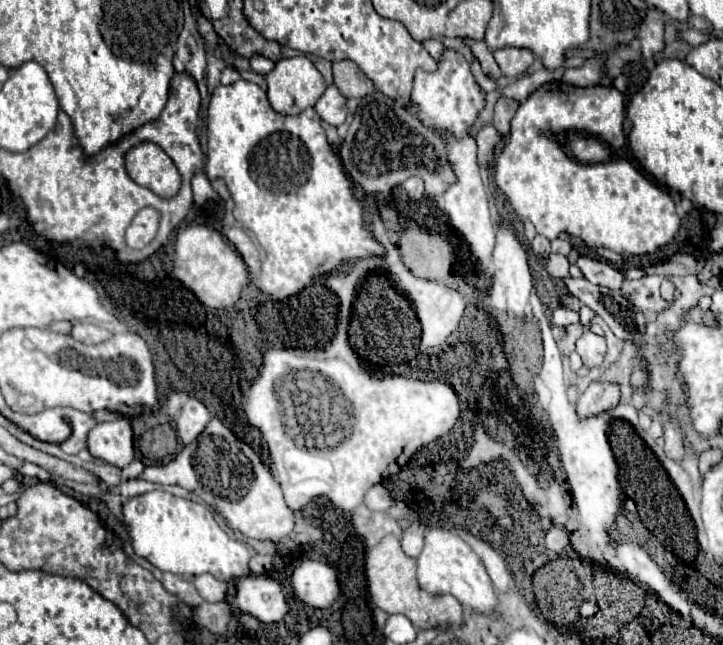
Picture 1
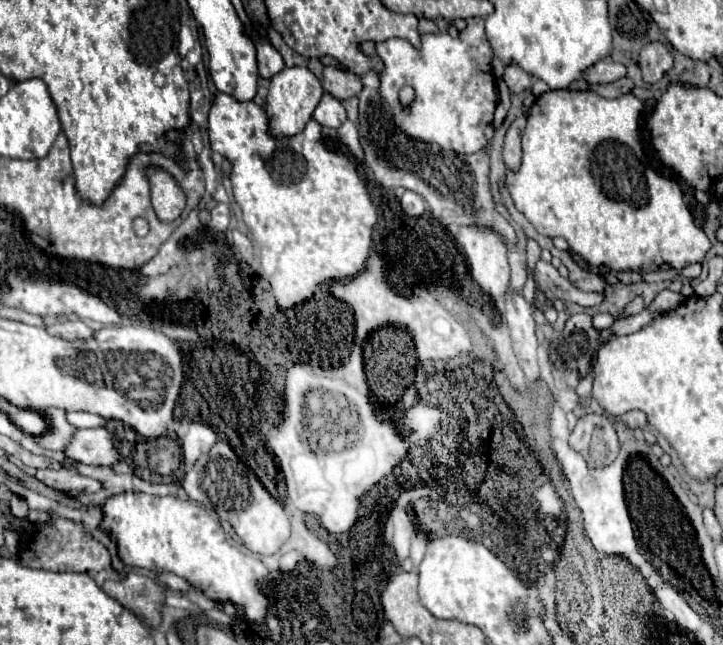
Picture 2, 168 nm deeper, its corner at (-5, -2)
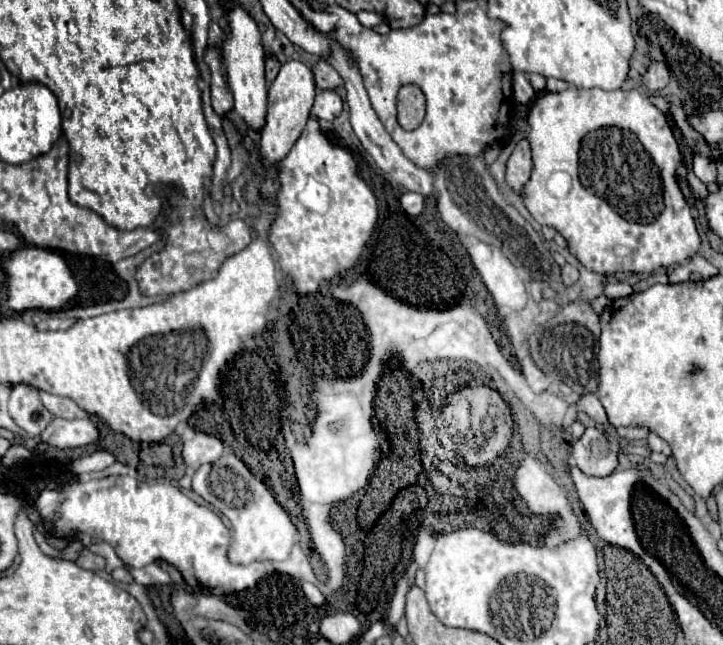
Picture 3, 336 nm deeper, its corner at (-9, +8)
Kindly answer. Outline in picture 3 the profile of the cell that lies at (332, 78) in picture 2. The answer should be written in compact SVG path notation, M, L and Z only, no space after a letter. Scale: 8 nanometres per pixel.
M319 59L317 65L313 67L313 77L315 77L315 87L317 89L335 89L339 85L343 85L341 75L333 69L331 63L327 63L327 59Z

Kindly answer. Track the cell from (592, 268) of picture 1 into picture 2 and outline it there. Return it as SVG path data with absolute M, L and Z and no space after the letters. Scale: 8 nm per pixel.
M557 251L557 255L559 255L559 259L563 261L563 265L569 269L569 279L571 279L573 285L581 287L583 291L603 291L603 289L605 289L607 281L605 281L603 275L593 273L593 271L589 271L587 267L581 267L581 265L571 257L569 251Z

